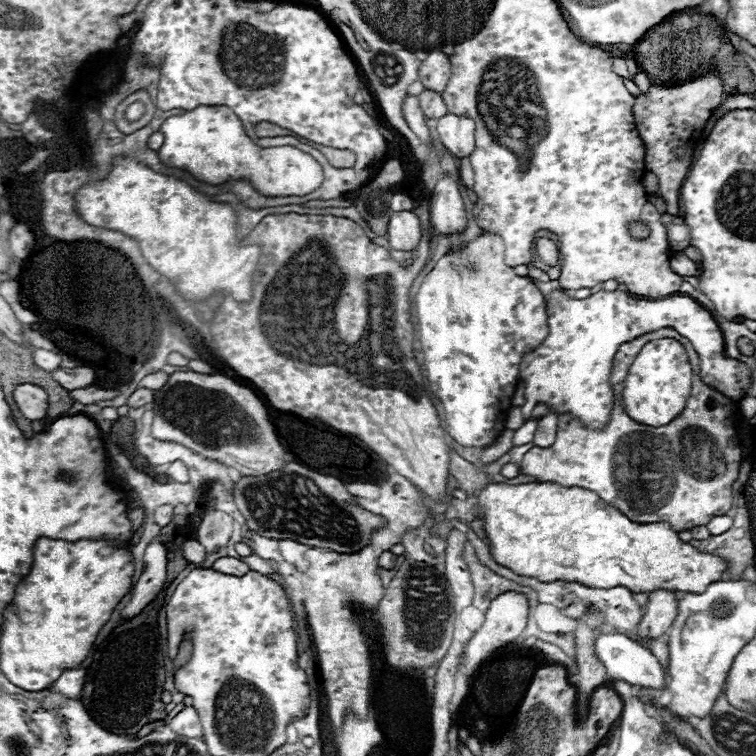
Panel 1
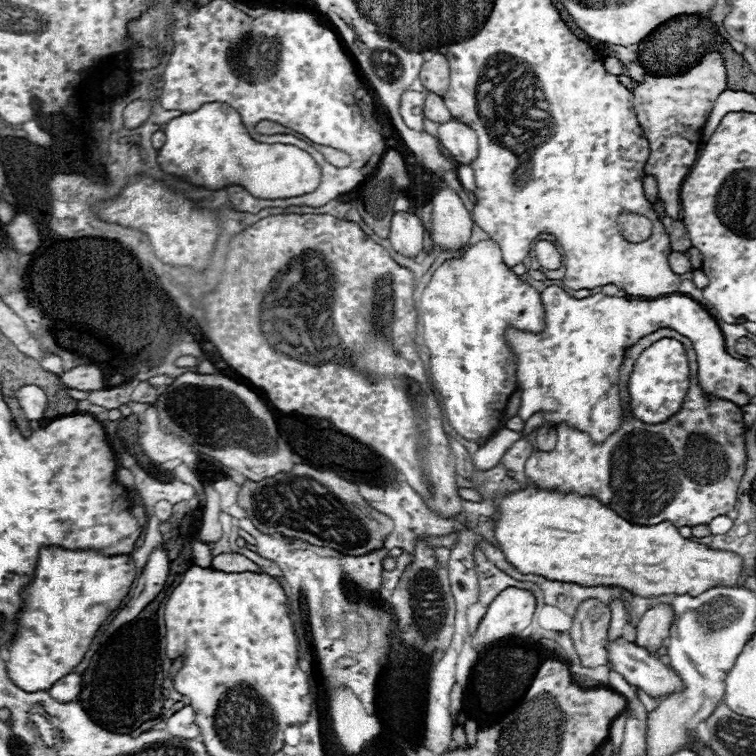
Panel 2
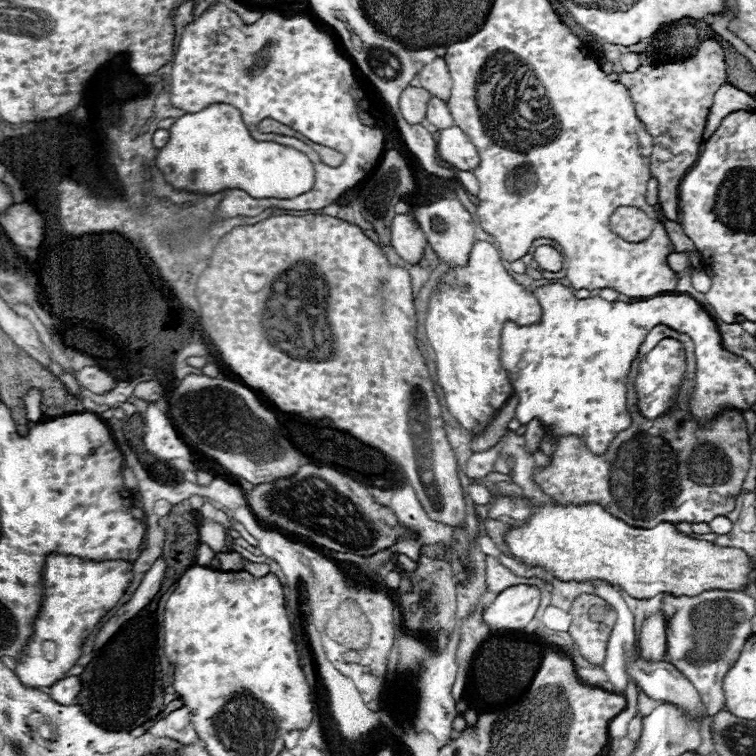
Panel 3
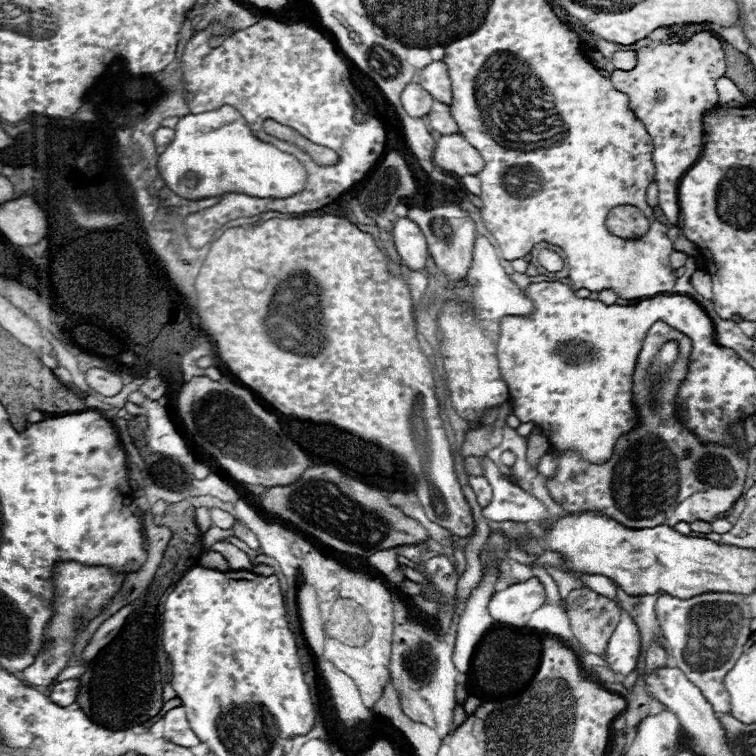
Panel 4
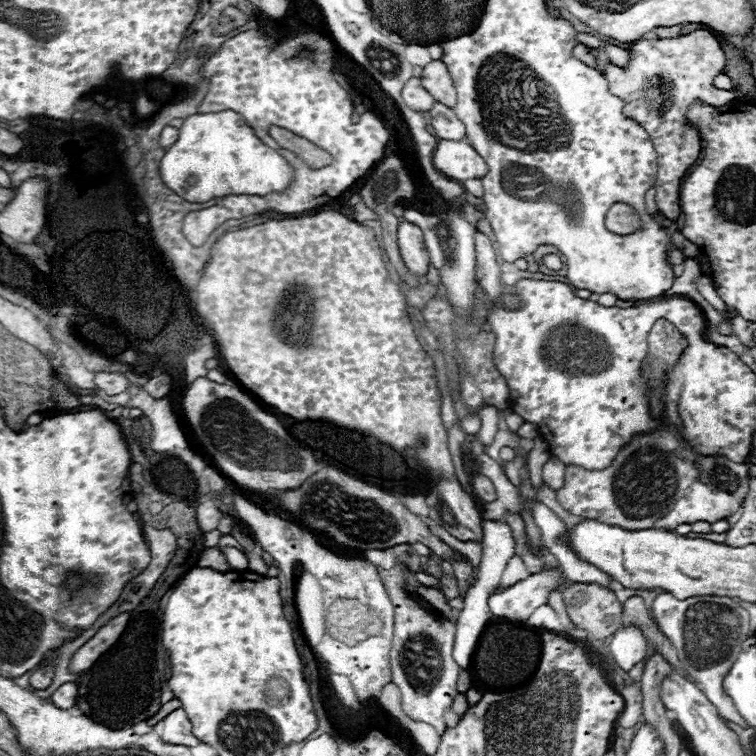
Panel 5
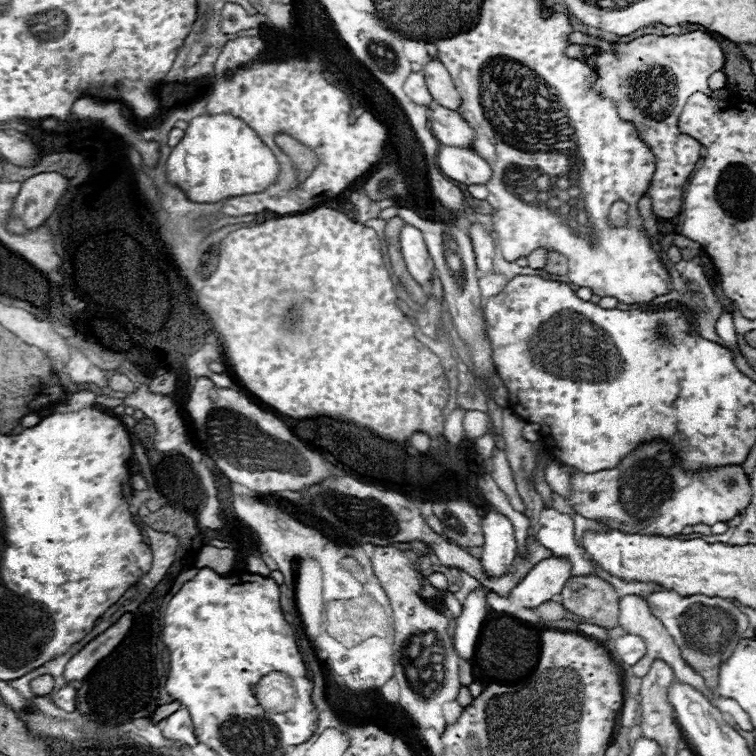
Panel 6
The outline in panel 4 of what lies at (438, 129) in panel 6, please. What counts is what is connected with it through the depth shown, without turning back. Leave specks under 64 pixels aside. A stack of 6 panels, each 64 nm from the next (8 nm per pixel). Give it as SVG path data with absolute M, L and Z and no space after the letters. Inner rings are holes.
M438 100L432 104L432 110L428 112L428 122L430 122L432 130L436 130L440 136L444 136L444 134L458 134L460 132L456 120L452 118L450 106L446 106L446 104L438 102Z

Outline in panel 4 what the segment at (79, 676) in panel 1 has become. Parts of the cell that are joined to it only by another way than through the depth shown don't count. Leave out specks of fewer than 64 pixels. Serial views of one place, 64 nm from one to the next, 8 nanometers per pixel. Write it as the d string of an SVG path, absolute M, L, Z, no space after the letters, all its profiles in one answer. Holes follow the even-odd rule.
M64 680L64 682L54 686L54 690L50 694L50 700L54 704L66 708L66 706L76 702L76 696L78 696L78 680Z

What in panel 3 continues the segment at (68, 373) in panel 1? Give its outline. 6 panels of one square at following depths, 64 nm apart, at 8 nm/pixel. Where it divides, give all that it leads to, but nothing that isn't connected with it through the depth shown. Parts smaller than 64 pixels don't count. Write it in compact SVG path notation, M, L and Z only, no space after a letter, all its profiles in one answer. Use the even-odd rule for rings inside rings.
M86 366L80 372L76 372L76 380L80 386L88 388L94 394L106 394L110 390L116 388L116 378L110 376L108 372L104 372L98 366Z

